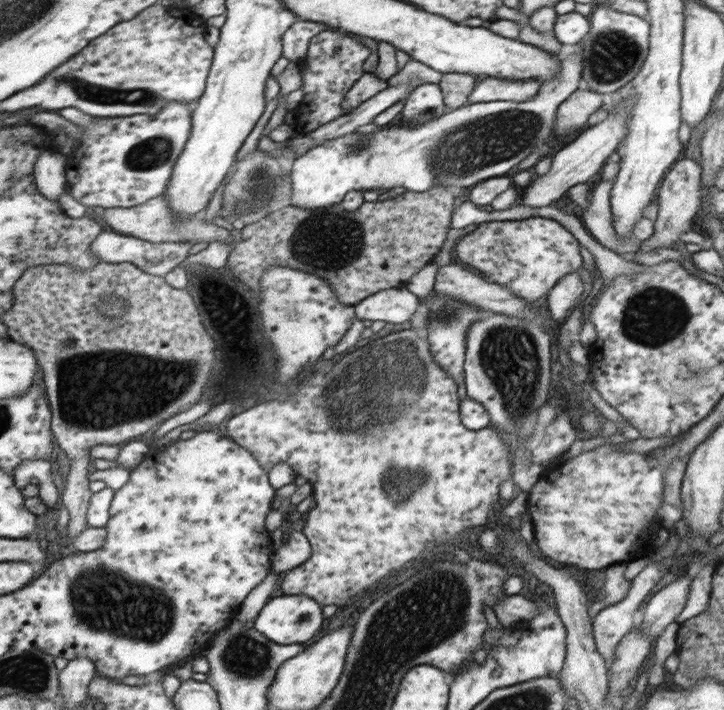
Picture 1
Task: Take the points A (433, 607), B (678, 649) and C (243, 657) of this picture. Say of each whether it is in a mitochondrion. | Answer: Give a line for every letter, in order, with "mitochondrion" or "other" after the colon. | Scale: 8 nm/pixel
A: mitochondrion
B: other
C: mitochondrion

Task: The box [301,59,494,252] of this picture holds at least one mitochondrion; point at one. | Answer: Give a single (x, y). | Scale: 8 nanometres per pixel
(364, 145)

